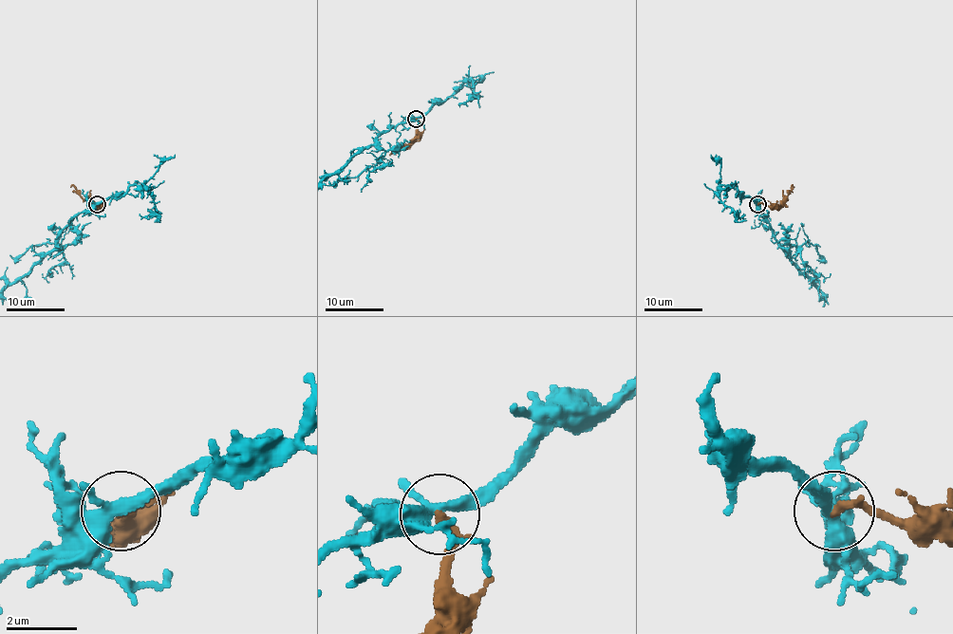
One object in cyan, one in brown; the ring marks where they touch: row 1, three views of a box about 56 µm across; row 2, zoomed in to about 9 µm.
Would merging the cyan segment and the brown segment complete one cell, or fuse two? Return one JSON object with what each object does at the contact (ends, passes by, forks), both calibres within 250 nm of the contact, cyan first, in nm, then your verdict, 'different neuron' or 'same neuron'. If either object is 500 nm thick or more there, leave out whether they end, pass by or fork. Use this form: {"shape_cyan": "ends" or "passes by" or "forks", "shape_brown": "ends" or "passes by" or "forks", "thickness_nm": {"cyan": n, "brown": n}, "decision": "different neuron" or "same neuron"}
{"shape_cyan": "forks", "shape_brown": "passes by", "thickness_nm": {"cyan": 320, "brown": 170}, "decision": "different neuron"}

